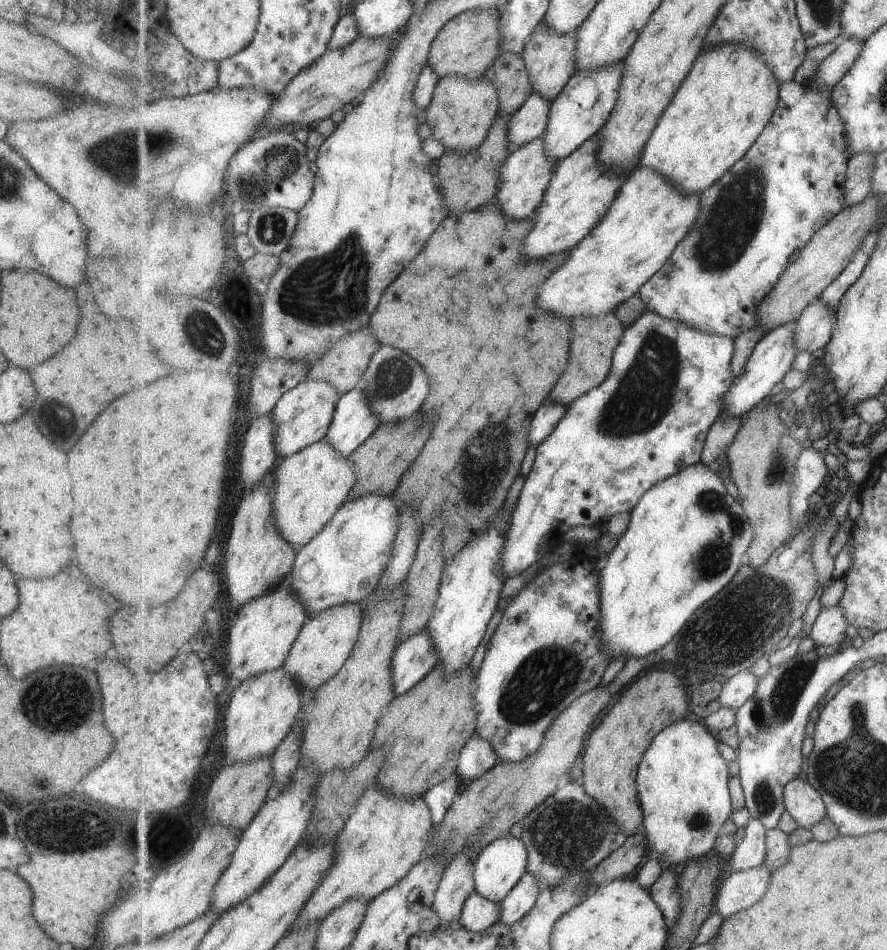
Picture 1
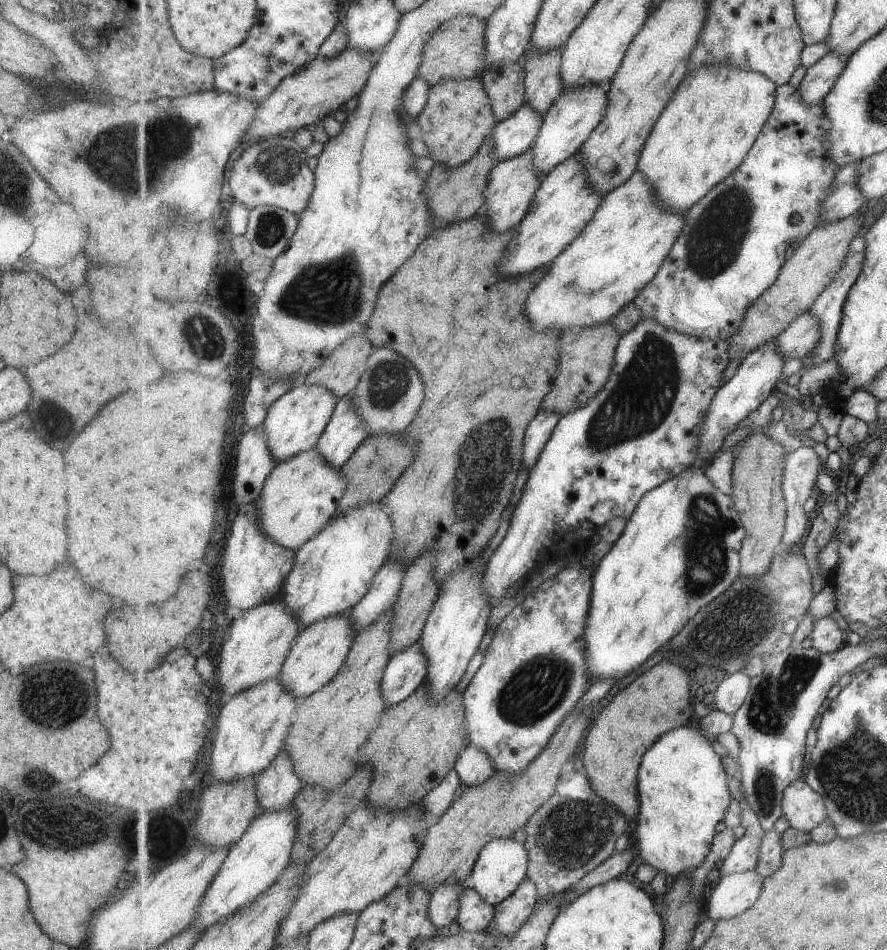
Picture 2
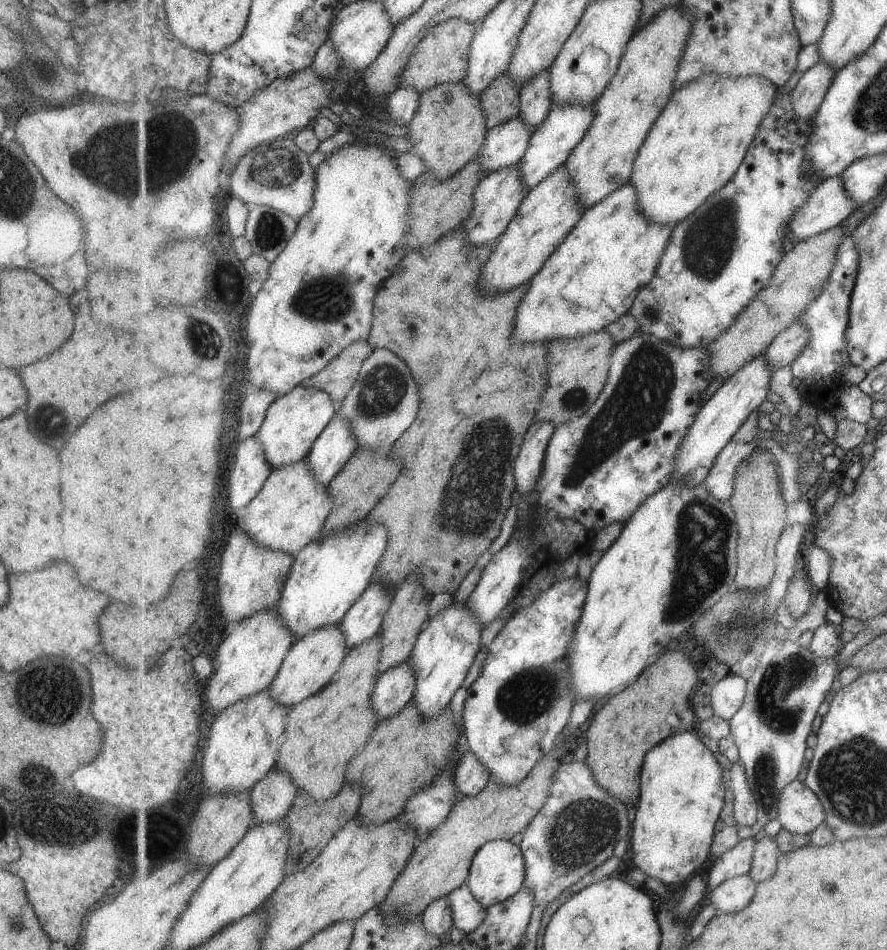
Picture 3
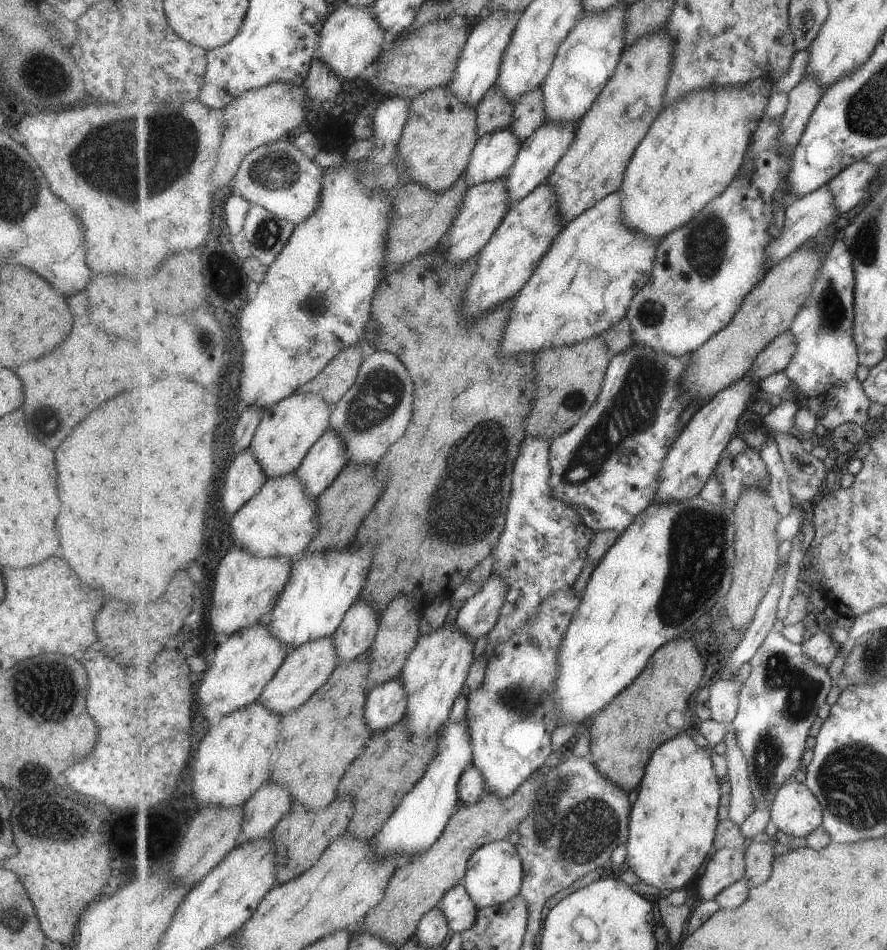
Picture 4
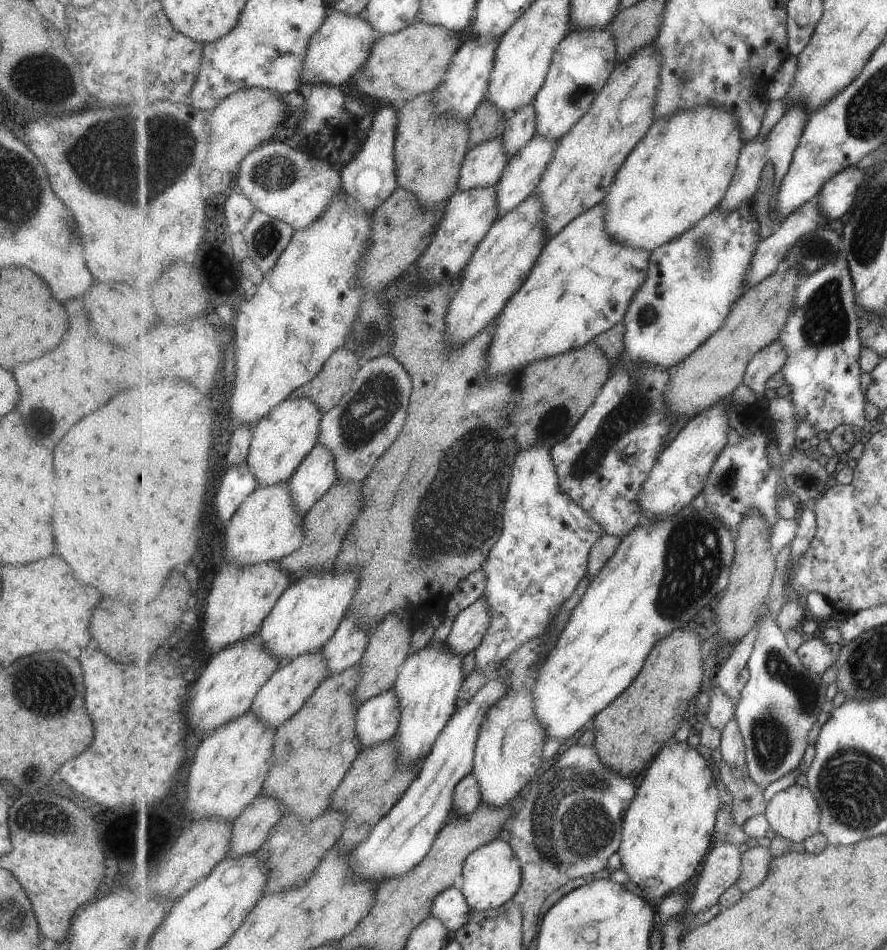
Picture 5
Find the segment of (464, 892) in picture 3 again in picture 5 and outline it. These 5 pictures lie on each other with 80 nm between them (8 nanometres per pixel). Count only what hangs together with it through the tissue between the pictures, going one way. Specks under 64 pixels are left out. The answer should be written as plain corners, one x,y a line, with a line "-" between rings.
458,885
449,887
434,899
431,914
440,918
453,932
463,928
472,917
472,907

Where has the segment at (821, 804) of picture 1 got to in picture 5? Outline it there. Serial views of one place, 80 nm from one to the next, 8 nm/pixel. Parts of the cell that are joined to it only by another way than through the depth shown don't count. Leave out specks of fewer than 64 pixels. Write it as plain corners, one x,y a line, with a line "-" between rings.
791,785
768,803
767,816
777,835
803,843
820,830
821,807
807,787

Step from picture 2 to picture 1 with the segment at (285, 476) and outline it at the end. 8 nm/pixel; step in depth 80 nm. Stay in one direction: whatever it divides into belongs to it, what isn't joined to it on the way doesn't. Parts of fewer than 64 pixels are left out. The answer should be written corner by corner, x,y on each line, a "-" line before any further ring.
323,439
292,454
291,457
280,460
272,473
271,481
276,496
274,498
274,517
278,530
287,542
301,548
311,542
337,514
341,505
349,500
350,493
357,484
358,474
351,458
338,453
329,439

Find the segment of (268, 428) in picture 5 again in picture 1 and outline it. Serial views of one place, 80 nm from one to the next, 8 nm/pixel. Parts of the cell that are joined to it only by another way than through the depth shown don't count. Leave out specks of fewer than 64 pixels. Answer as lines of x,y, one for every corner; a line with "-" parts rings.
309,380
284,394
271,412
276,452
280,460
326,438
342,396
340,390
330,382

